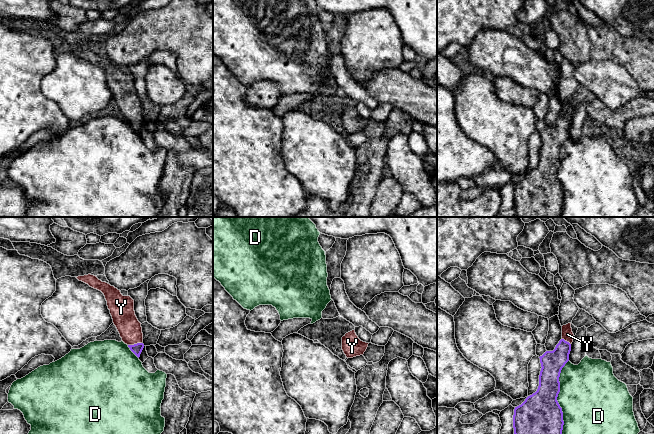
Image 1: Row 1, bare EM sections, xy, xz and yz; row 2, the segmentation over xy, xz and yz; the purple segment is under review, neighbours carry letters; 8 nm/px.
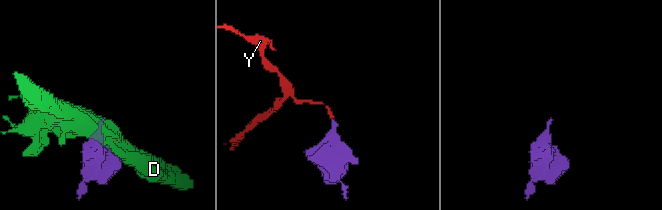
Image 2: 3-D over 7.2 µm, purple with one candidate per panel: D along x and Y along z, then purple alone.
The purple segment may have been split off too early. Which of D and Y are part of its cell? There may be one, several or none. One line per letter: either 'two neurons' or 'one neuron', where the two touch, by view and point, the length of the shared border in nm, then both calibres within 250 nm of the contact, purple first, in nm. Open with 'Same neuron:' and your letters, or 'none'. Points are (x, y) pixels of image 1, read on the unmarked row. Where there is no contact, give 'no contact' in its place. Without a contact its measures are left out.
Same neuron: Y
D: two neurons; contact yz (556, 176); length 650 nm; calibres 400 and 460 nm
Y: one neuron; contact xy (134, 120); length 110 nm; calibres 80 and 190 nm

